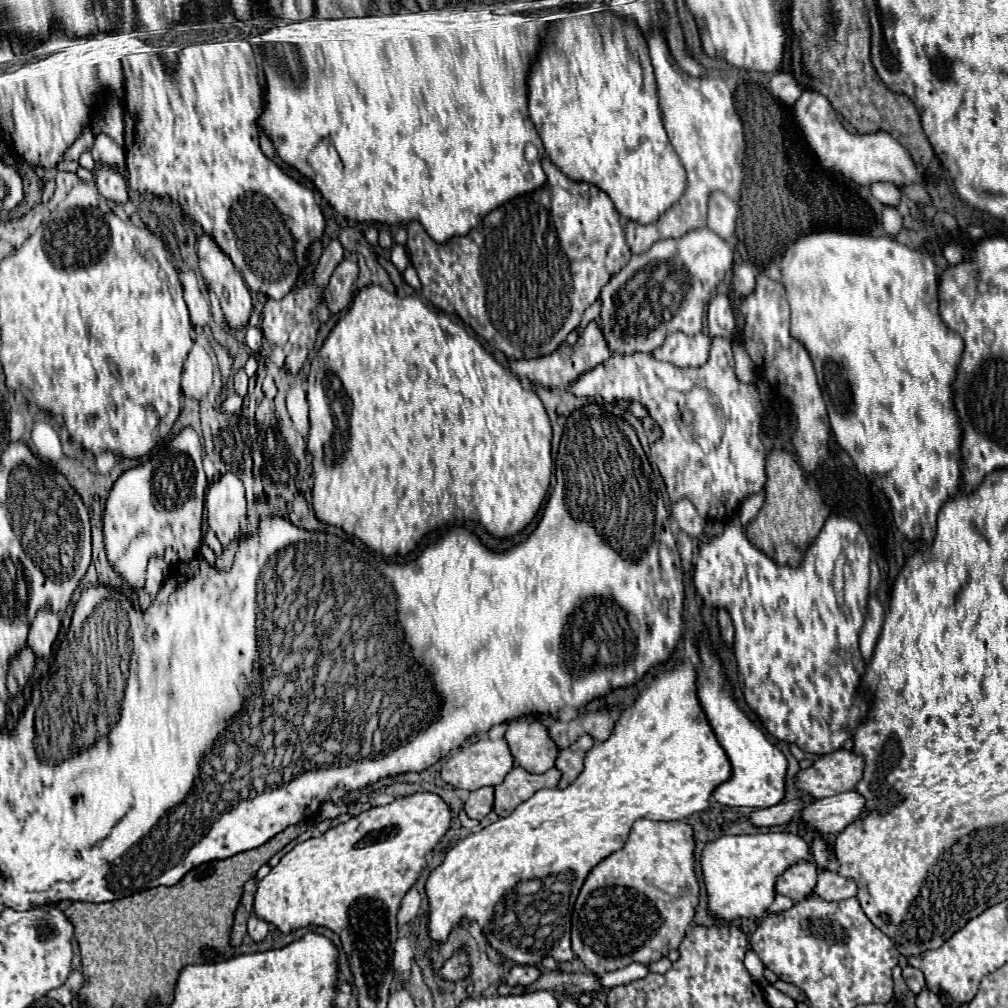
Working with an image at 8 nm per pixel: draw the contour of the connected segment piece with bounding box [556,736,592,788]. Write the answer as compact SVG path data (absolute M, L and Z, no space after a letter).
M582 736L570 748L560 750L560 754L556 758L556 768L562 772L558 788L566 788L566 786L570 786L576 780L576 776L582 772L584 754L586 754L586 750L590 746L592 746L592 738L590 736Z

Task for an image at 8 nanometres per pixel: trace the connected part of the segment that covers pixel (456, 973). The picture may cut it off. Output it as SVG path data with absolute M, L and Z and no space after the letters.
M464 952L454 954L454 956L442 966L442 970L440 970L440 976L446 978L446 980L452 980L452 982L464 978L466 974L468 974L468 958L466 958Z

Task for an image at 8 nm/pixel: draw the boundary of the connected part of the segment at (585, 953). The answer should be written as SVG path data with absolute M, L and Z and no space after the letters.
M636 820L624 846L588 874L578 894L572 914L572 950L596 976L632 962L652 964L680 946L694 918L698 896L692 828L686 822Z

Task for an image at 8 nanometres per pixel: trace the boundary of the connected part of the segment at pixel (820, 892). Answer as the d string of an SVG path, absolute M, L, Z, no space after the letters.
M824 870L818 874L818 882L814 886L814 892L810 896L818 896L822 900L846 900L856 894L856 884L848 878L838 876L836 872Z

